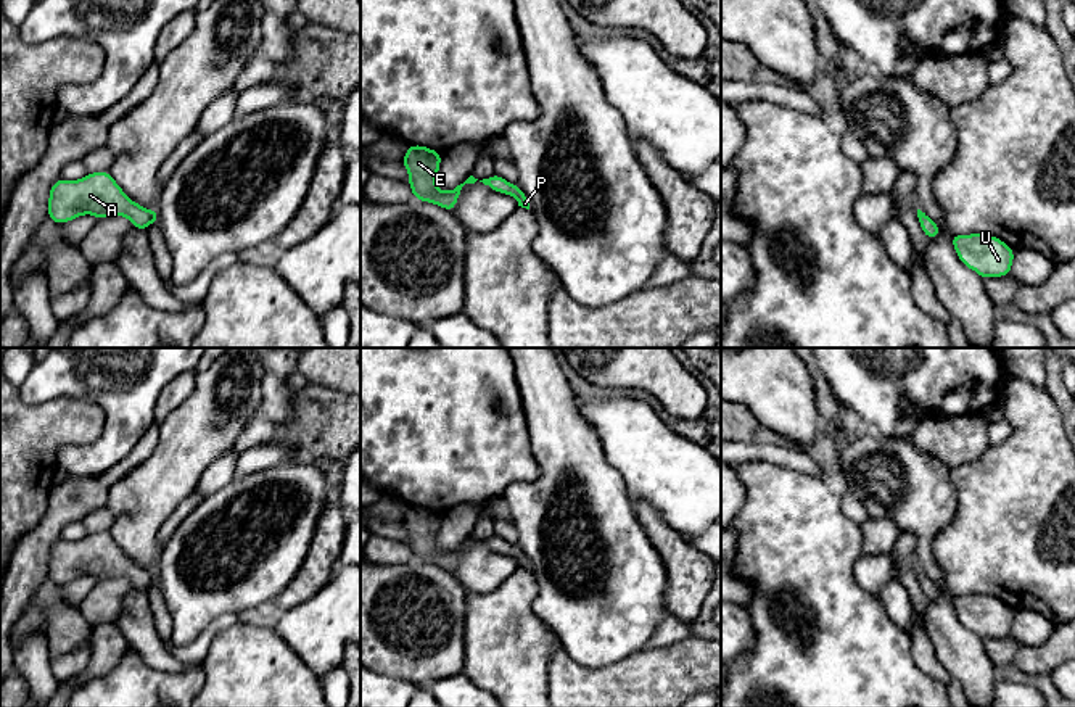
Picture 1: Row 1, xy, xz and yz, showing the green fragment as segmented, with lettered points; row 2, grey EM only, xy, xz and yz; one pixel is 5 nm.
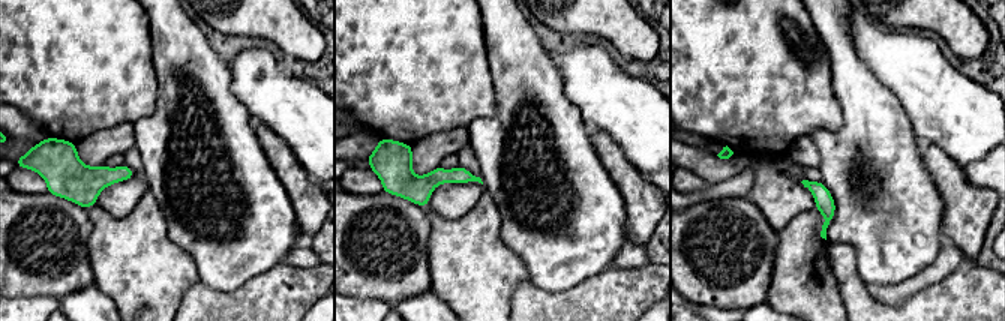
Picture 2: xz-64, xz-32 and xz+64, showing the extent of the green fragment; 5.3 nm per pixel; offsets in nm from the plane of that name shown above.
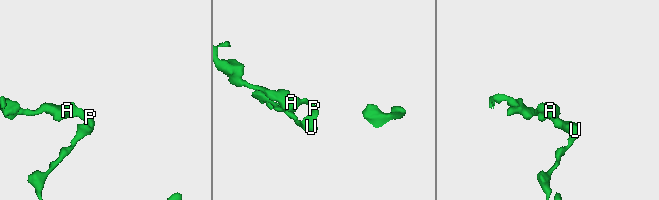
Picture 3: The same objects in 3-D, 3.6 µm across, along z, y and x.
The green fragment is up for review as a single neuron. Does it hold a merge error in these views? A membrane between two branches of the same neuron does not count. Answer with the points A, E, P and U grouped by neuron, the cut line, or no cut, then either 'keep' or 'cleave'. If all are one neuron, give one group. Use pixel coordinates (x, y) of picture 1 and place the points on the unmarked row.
A E P U; no cut; keep

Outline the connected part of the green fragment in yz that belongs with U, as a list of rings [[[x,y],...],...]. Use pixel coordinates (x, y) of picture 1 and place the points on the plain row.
[[[953,594],[951,602],[961,623],[982,639],[998,639],[1011,635],[1014,609],[1001,599],[985,594]]]

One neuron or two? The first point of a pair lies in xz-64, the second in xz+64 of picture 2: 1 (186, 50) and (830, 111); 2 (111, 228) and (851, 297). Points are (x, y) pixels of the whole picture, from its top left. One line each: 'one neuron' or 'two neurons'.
1: two neurons
2: two neurons

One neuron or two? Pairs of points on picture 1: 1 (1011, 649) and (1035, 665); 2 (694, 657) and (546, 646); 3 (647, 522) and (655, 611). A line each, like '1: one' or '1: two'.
1: two
2: two
3: two

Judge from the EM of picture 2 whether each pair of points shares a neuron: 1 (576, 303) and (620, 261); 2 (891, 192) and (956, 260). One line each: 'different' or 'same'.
1: different
2: different

